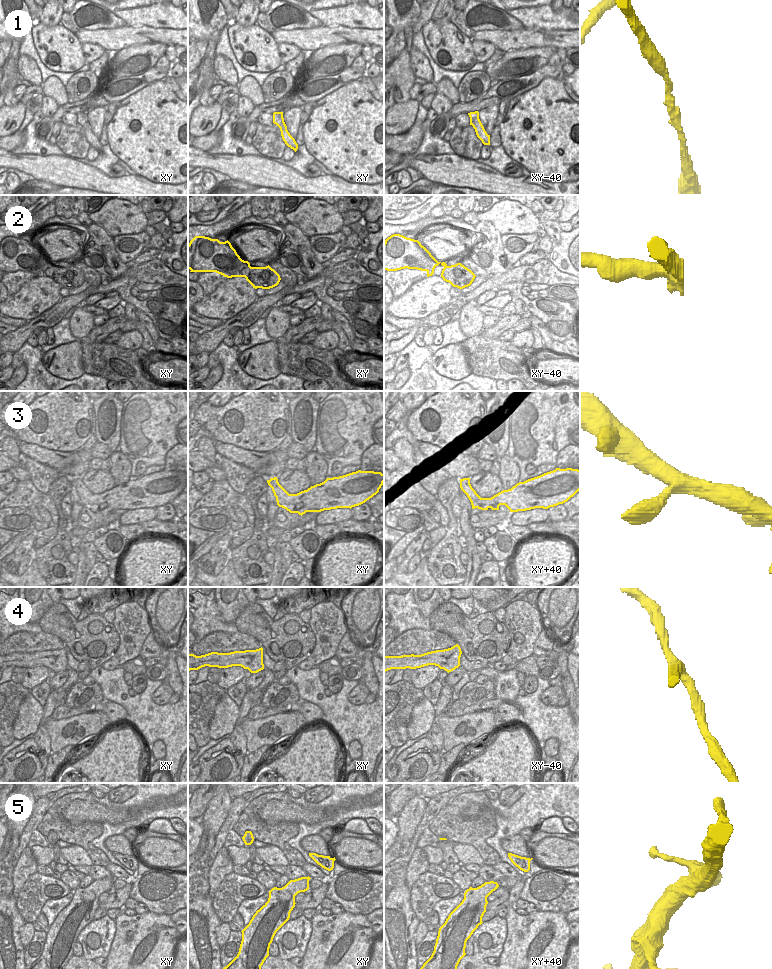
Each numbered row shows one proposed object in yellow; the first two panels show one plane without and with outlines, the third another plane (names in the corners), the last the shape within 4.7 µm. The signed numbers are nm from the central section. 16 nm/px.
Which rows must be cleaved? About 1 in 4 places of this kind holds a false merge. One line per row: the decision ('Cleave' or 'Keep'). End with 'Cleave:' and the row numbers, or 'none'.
1: Keep
2: Cleave
3: Keep
4: Keep
5: Keep
Cleave: 2

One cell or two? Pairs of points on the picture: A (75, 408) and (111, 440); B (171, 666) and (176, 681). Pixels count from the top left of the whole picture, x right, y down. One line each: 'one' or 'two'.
A: two
B: one

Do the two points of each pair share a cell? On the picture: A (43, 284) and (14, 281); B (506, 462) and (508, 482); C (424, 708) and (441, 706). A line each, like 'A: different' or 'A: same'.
A: different
B: same
C: different

